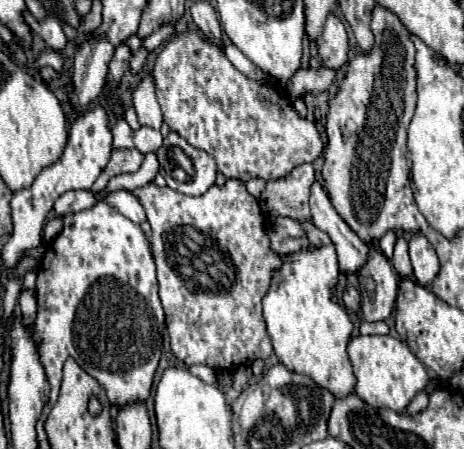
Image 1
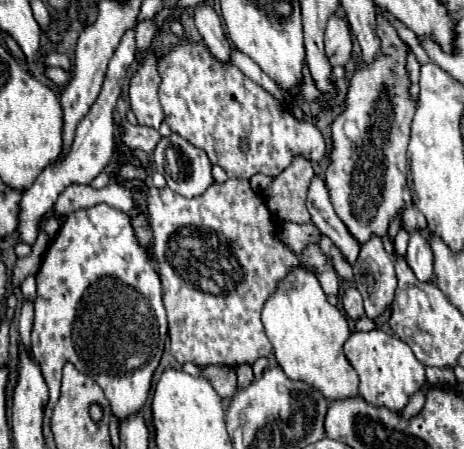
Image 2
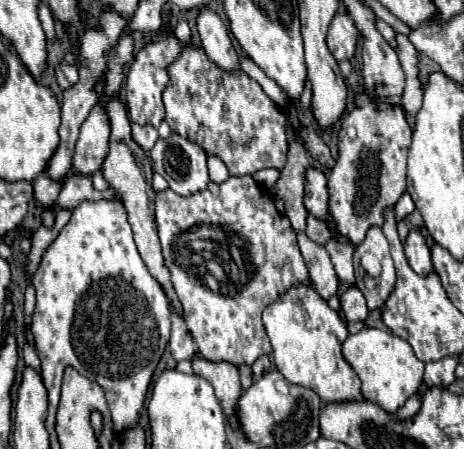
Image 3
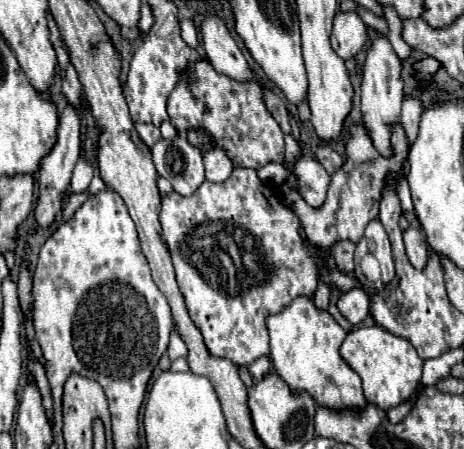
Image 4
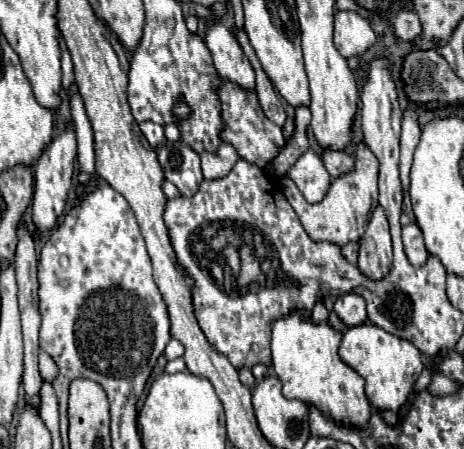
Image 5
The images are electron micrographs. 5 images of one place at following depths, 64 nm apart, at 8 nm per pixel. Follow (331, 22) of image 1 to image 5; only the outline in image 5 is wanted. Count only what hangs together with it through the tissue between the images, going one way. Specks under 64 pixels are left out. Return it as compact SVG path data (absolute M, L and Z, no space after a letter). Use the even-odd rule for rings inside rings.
M336 12L334 14L334 46L344 56L356 56L366 52L376 40L370 22L356 12Z

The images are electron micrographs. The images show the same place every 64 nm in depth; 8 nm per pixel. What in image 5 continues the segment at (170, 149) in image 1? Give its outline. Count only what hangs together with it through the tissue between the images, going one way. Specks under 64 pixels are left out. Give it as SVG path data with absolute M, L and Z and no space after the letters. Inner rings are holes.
M182 140L166 142L156 146L158 162L164 170L166 180L170 180L182 196L192 196L202 184L200 156Z

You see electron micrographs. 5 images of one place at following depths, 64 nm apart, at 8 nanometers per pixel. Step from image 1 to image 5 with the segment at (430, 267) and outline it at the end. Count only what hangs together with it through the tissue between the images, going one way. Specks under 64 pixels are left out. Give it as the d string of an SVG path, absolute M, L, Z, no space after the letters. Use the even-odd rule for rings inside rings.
M416 224L404 226L402 228L402 240L404 240L404 250L406 250L406 256L408 256L410 264L420 268L428 258L428 250L426 250L424 236L422 236L420 228Z

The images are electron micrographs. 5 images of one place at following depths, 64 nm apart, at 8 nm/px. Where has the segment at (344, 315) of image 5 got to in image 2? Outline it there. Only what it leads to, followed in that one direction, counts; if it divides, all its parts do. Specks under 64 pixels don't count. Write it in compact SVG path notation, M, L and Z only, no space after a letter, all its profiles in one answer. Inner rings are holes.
M354 286L344 292L344 296L342 296L342 306L344 306L346 314L348 314L350 318L354 318L354 320L358 320L358 318L364 316L362 296L360 296L360 292L358 292Z

